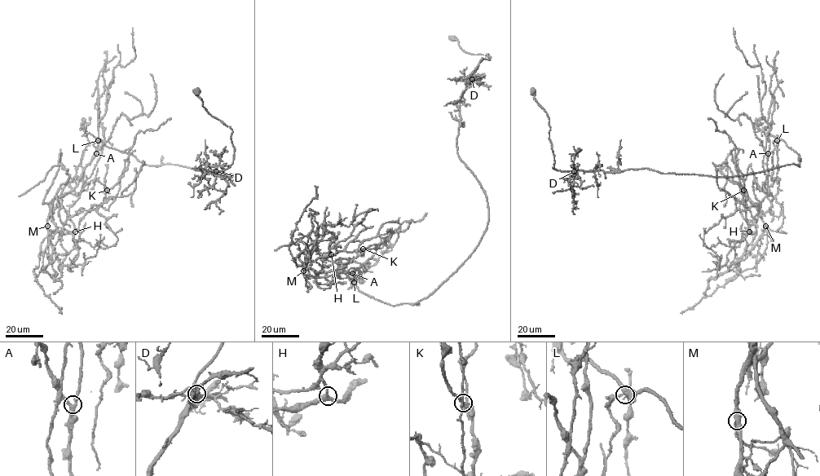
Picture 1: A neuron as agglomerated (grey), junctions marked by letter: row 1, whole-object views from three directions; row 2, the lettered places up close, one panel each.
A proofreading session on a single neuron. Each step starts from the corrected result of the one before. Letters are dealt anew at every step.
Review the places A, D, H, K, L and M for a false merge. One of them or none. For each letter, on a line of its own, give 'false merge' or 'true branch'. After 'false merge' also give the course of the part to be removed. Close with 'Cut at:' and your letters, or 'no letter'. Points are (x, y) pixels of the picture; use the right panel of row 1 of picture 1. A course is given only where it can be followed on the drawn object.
A: true branch
D: true branch
H: true branch
K: true branch
L: false merge | (777, 140), (798, 154), (798, 165), (734, 177), (646, 168), (559, 171), (553, 168), (549, 118), (531, 88)
M: true branch
Cut at: L

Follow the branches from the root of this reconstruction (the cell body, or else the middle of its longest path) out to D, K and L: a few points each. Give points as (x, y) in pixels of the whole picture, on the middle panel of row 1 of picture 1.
D: (452, 37), (465, 51), (488, 54), (490, 57), (480, 62), (472, 79)
K: (452, 37), (490, 57), (456, 144), (487, 228), (412, 303), (306, 268), (363, 249)
L: (452, 37), (490, 57), (462, 94), (456, 144), (486, 195), (487, 228), (416, 302), (388, 304), (354, 282)

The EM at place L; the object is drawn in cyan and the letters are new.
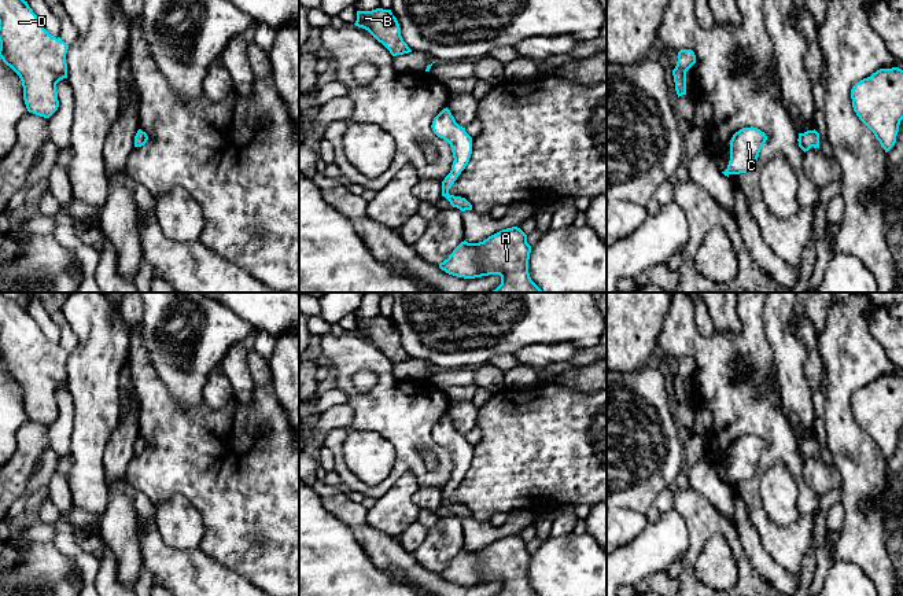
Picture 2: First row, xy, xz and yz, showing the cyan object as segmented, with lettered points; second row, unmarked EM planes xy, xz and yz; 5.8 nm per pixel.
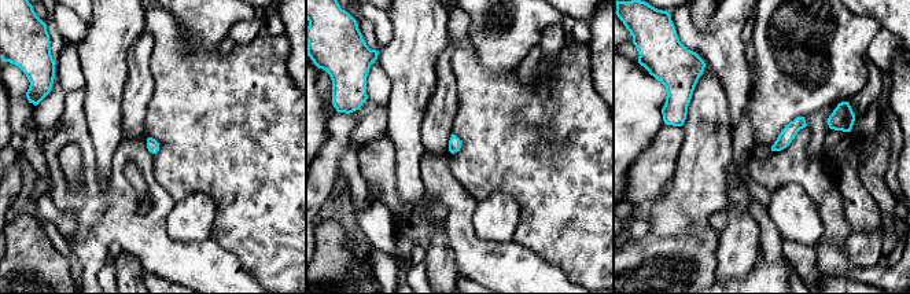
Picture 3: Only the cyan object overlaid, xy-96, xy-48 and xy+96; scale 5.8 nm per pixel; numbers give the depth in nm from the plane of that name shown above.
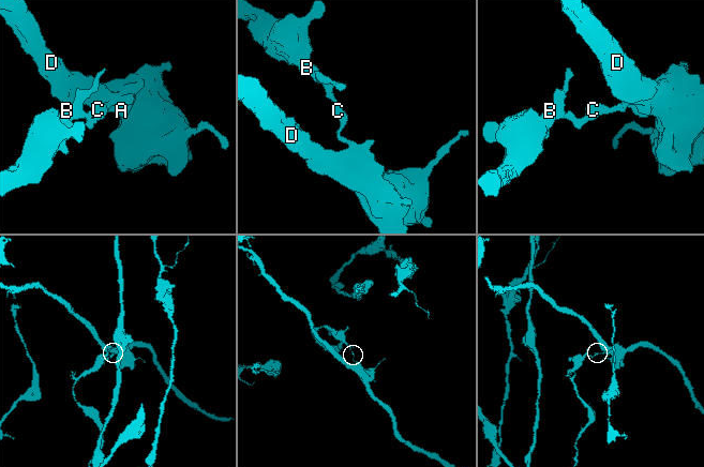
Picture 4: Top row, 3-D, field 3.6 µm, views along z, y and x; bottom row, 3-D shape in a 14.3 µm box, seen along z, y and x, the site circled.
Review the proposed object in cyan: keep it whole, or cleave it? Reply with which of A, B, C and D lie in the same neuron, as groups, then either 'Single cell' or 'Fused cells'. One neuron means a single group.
Groups: A D / B C. Fused cells

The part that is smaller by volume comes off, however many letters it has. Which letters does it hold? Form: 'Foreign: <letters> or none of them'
Foreign: A, D

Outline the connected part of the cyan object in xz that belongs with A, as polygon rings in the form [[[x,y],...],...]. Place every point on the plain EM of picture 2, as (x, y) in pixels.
[[[512,534],[479,551],[461,549],[439,575],[464,586],[500,582],[497,596],[539,596],[528,581],[530,560],[527,542]]]

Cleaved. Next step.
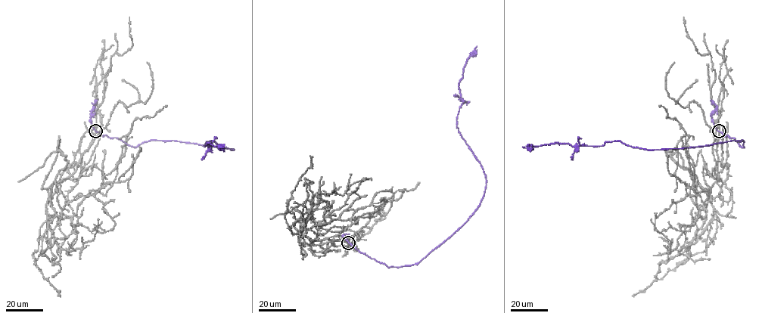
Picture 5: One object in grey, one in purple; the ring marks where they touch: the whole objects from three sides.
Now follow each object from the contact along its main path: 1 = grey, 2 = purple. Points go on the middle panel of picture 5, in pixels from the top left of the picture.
1: (348, 243), (314, 240), (300, 233), (333, 219), (378, 212), (397, 190), (413, 190), (419, 182)
2: (348, 242), (387, 267), (416, 264), (480, 204), (486, 175), (456, 126), (462, 103), (458, 82), (477, 46)

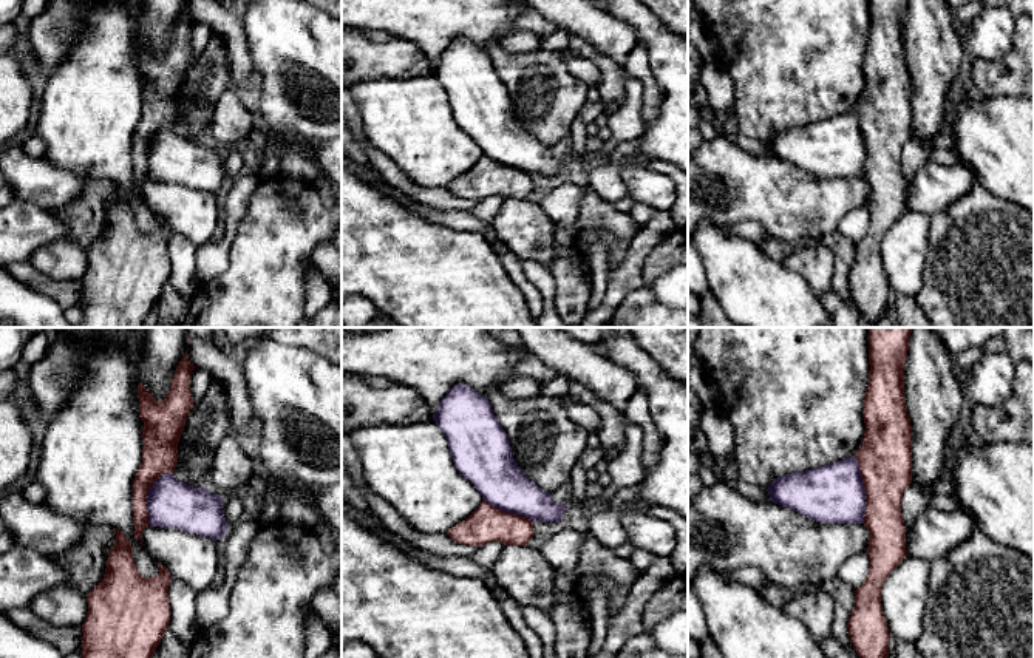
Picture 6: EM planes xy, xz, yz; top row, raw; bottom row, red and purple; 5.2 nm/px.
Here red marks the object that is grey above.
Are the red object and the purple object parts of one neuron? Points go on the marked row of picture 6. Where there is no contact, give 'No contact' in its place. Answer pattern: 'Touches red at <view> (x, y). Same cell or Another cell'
Touches red at yz (864, 488). Another cell

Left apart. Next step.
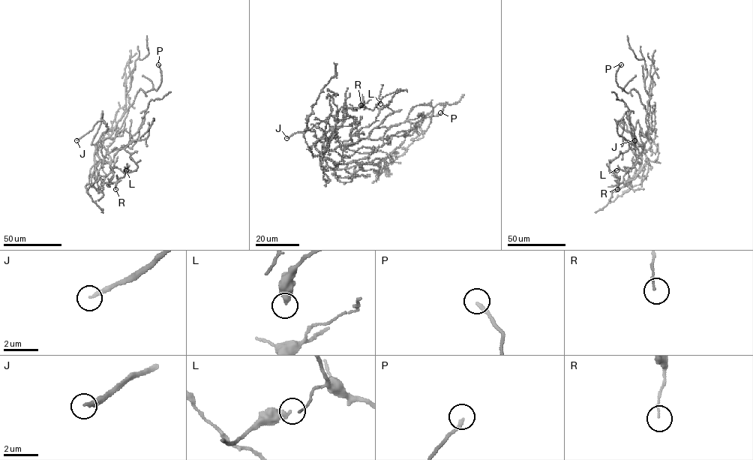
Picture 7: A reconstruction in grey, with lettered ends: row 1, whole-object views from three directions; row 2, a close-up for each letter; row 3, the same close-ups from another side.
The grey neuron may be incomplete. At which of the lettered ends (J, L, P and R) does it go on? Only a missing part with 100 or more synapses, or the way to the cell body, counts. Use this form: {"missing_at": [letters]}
{"missing_at": ["J"]}

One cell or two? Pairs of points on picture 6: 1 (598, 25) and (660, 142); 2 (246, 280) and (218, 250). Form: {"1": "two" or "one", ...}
{"1": "two", "2": "two"}

